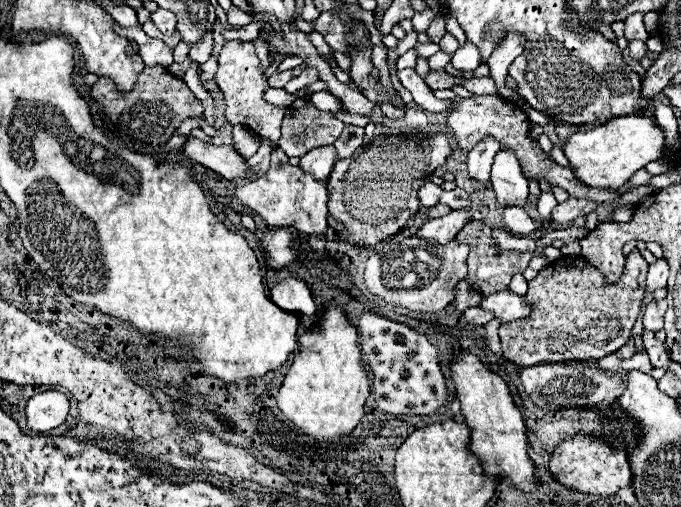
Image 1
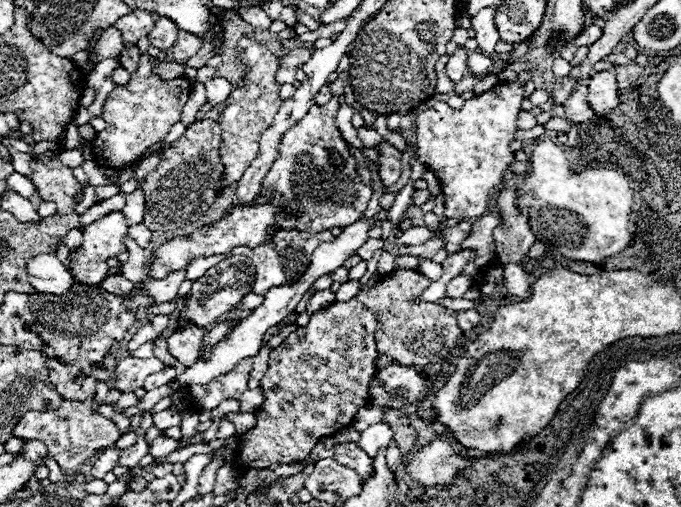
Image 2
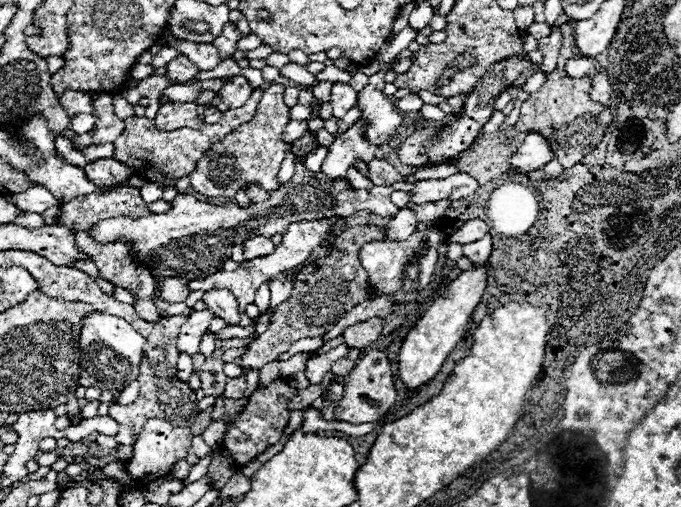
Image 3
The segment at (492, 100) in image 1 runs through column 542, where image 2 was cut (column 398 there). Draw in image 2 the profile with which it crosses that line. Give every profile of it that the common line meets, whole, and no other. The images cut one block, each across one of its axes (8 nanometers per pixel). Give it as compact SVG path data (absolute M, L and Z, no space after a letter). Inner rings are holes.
M388 142L382 144L380 150L380 180L384 186L392 186L400 178L400 158L402 154L390 146Z

